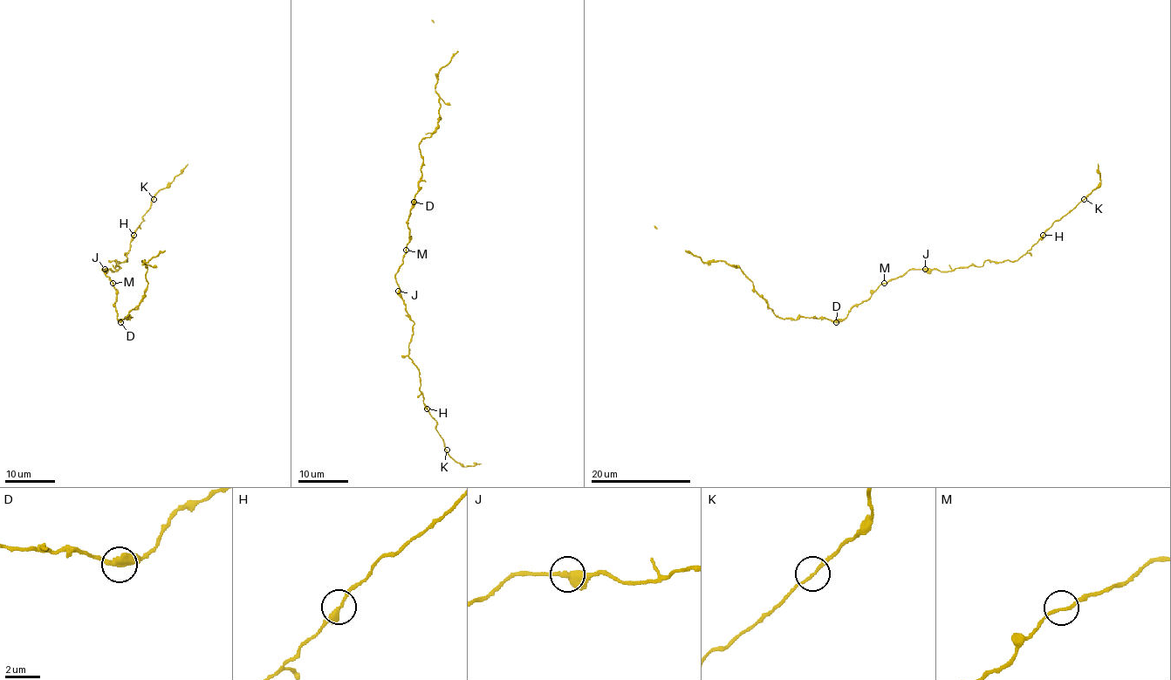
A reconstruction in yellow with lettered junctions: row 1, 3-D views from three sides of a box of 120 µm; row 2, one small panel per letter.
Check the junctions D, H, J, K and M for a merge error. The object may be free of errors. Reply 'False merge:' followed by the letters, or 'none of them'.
False merge: none of them

